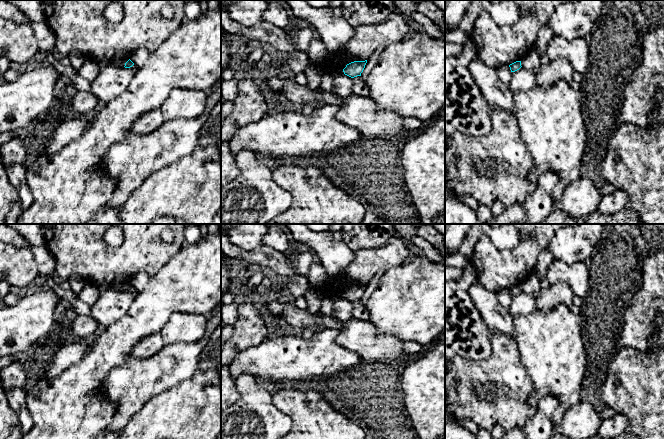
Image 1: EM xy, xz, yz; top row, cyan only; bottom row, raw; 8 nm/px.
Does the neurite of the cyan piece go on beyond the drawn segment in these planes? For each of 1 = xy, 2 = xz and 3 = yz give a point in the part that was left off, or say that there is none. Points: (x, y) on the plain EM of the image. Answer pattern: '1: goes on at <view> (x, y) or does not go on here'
1: does not go on here
2: does not go on here
3: does not go on here

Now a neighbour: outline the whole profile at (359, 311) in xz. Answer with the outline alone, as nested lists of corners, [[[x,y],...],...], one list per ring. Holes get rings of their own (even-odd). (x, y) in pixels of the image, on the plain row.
[[[360,300],[353,303],[353,317],[359,320],[369,321],[369,312]]]

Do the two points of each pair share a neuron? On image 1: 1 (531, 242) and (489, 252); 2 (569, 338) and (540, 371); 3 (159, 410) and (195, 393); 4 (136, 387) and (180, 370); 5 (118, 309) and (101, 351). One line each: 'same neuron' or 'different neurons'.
1: same neuron
2: same neuron
3: same neuron
4: same neuron
5: different neurons

